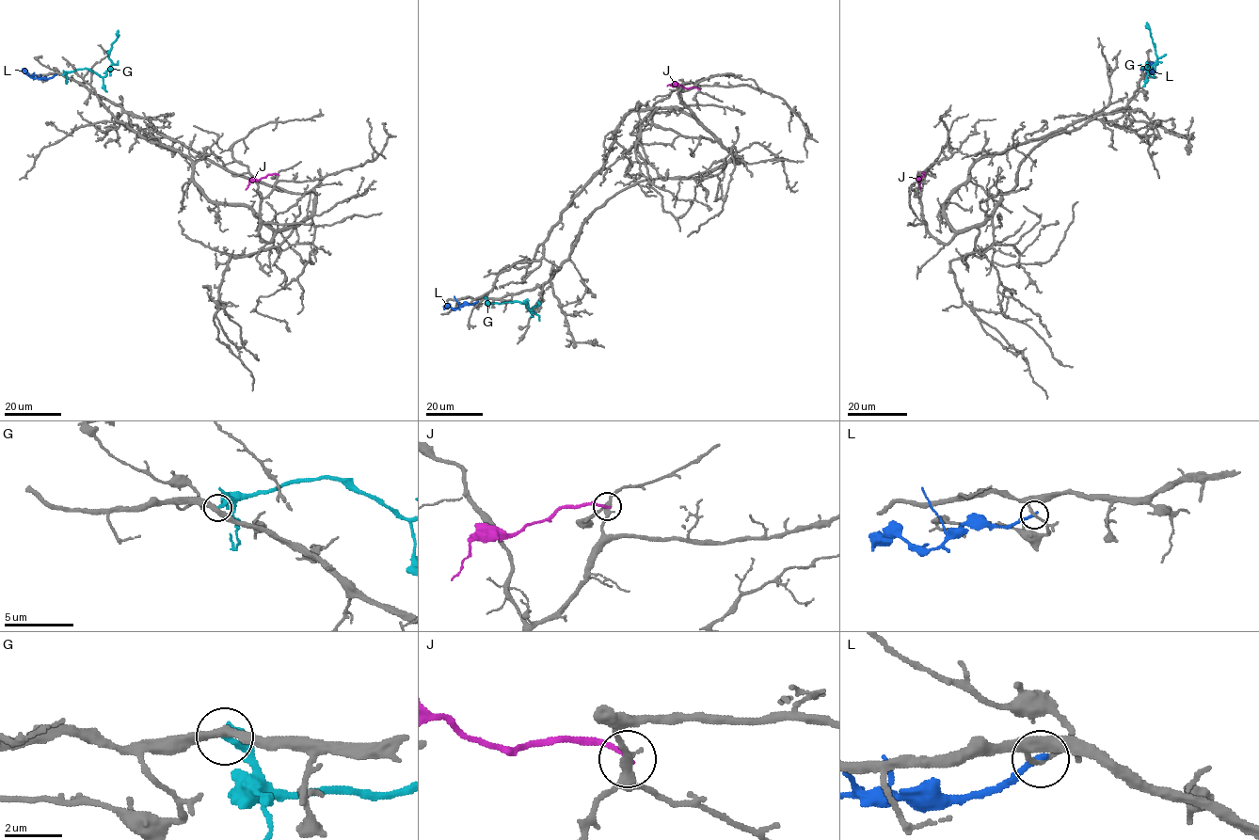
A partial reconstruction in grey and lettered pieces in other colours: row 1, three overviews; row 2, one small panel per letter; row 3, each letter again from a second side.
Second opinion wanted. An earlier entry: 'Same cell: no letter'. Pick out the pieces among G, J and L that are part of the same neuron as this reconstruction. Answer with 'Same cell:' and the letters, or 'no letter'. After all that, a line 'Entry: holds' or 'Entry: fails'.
Same cell: no letter
Entry: holds

